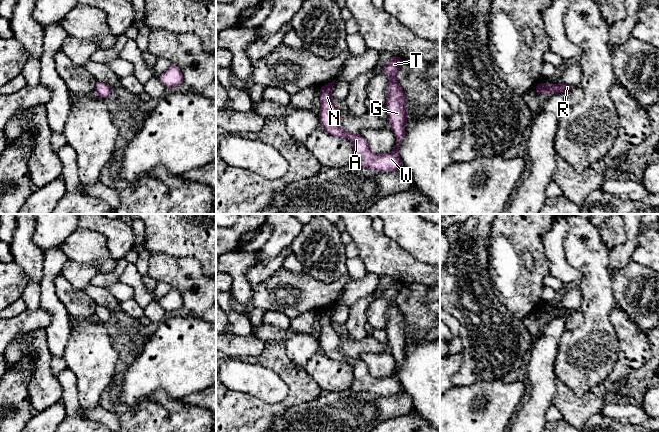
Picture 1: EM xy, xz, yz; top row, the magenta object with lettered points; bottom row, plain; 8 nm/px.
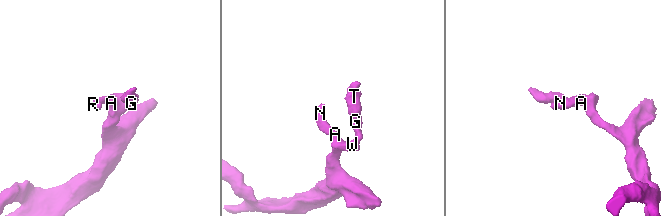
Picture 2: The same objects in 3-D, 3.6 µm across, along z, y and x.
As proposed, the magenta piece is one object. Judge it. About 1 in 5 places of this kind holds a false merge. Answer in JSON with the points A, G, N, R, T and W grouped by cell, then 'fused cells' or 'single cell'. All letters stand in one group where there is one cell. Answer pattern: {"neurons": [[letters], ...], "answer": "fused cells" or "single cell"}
{"neurons": [["A", "G", "N", "R", "T", "W"]], "answer": "single cell"}

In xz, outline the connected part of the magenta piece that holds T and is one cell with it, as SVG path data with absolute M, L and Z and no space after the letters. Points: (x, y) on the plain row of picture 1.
M393 279L391 285L383 291L381 296L381 298L388 299L390 302L385 330L387 332L390 352L397 363L394 374L385 379L374 378L360 358L351 358L339 351L341 338L334 330L334 324L331 319L336 304L319 312L321 328L318 338L319 343L328 358L349 363L352 366L354 378L350 389L353 391L390 396L399 393L402 389L398 373L405 360L405 347L409 338L405 328L405 317L397 304L397 296L402 291L403 286L403 283Z

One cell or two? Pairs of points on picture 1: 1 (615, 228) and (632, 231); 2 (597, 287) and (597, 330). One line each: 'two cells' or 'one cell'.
1: two cells
2: one cell

